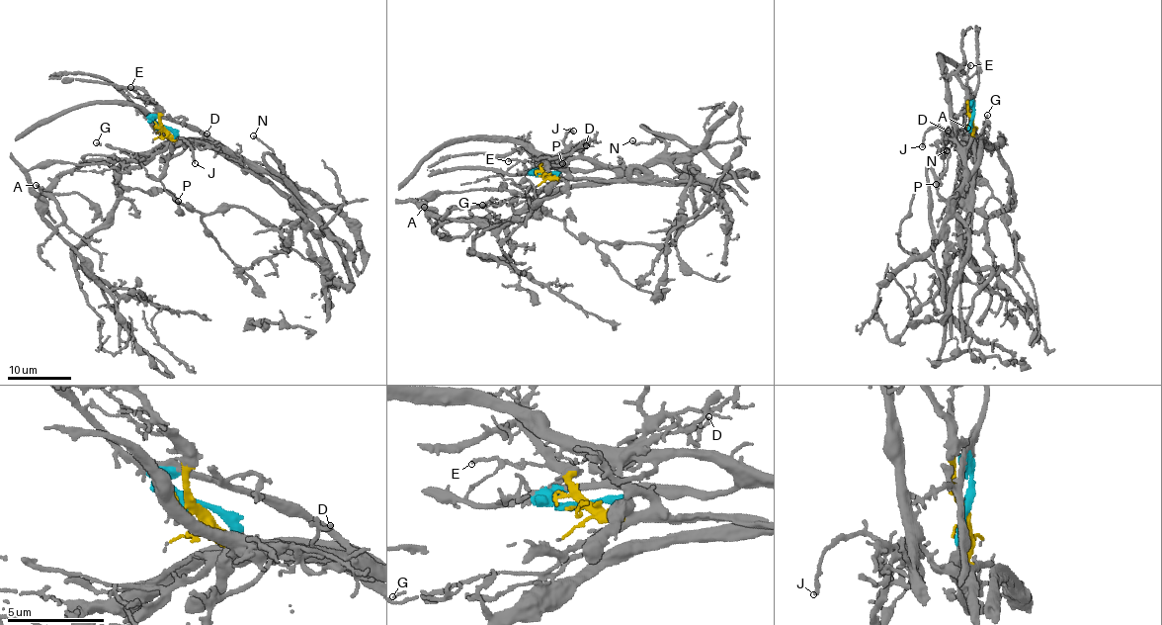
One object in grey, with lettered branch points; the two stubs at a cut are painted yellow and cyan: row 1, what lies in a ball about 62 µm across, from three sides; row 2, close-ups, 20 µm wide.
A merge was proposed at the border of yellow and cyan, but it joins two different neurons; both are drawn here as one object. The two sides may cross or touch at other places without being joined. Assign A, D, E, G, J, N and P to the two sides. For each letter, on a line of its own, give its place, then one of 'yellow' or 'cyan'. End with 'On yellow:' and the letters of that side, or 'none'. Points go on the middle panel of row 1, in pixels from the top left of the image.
A: at (424, 207); cyan
D: at (586, 145); cyan
E: at (508, 161); yellow
G: at (482, 205); yellow
J: at (573, 131); cyan
N: at (632, 140); cyan
P: at (562, 163); cyan
On yellow: E, G

